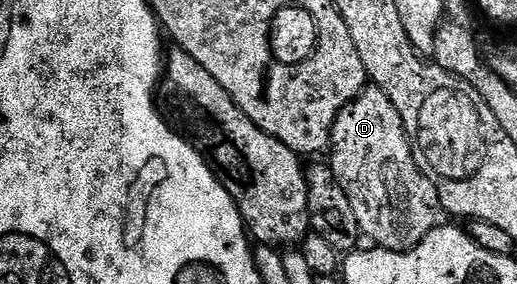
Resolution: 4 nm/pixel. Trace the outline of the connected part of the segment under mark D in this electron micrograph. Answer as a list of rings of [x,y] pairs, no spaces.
[[[377,87],[363,89],[339,111],[330,136],[328,164],[340,187],[344,187],[344,195],[348,195],[352,211],[356,211],[356,223],[362,229],[362,237],[371,237],[374,240],[371,242],[377,248],[391,249],[397,253],[415,249],[439,224],[438,213],[442,204],[438,189],[418,169],[410,150],[410,140],[406,138],[406,128],[400,119],[400,111],[396,111],[392,99],[388,99],[388,95],[384,95],[384,91]]]

